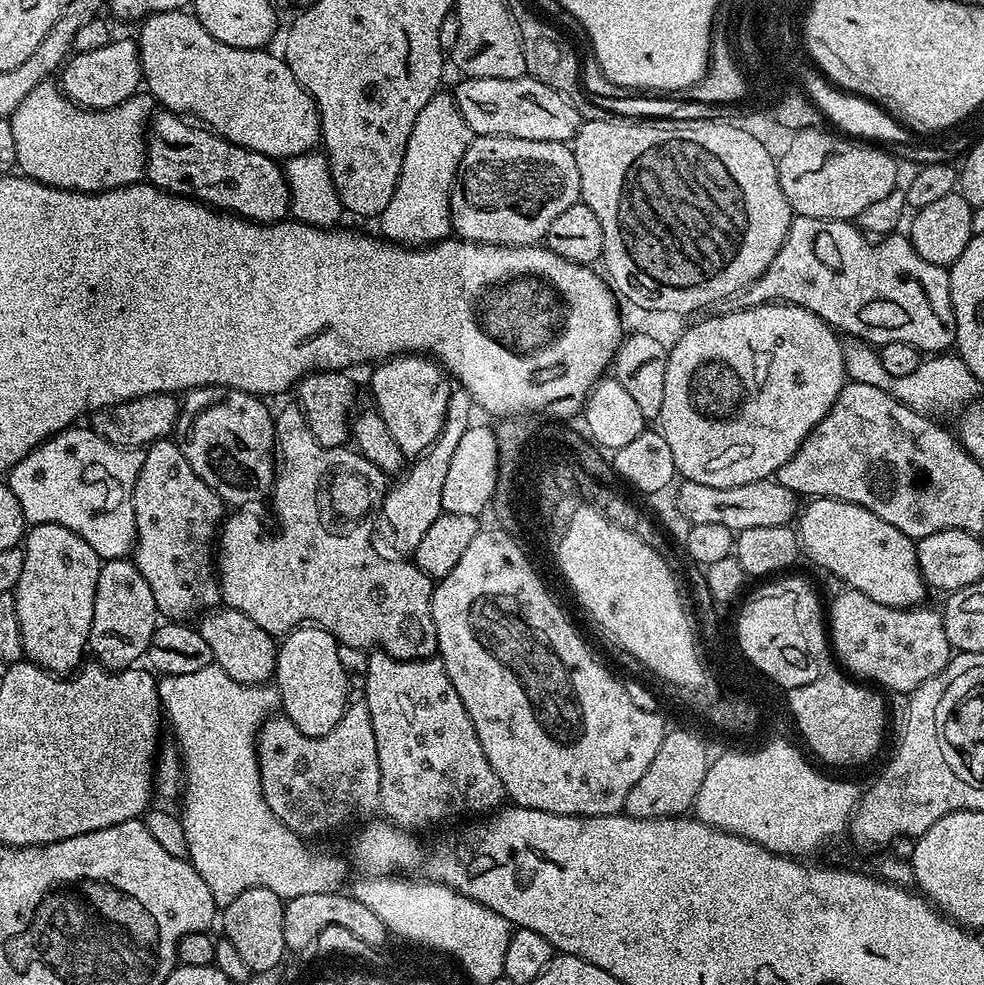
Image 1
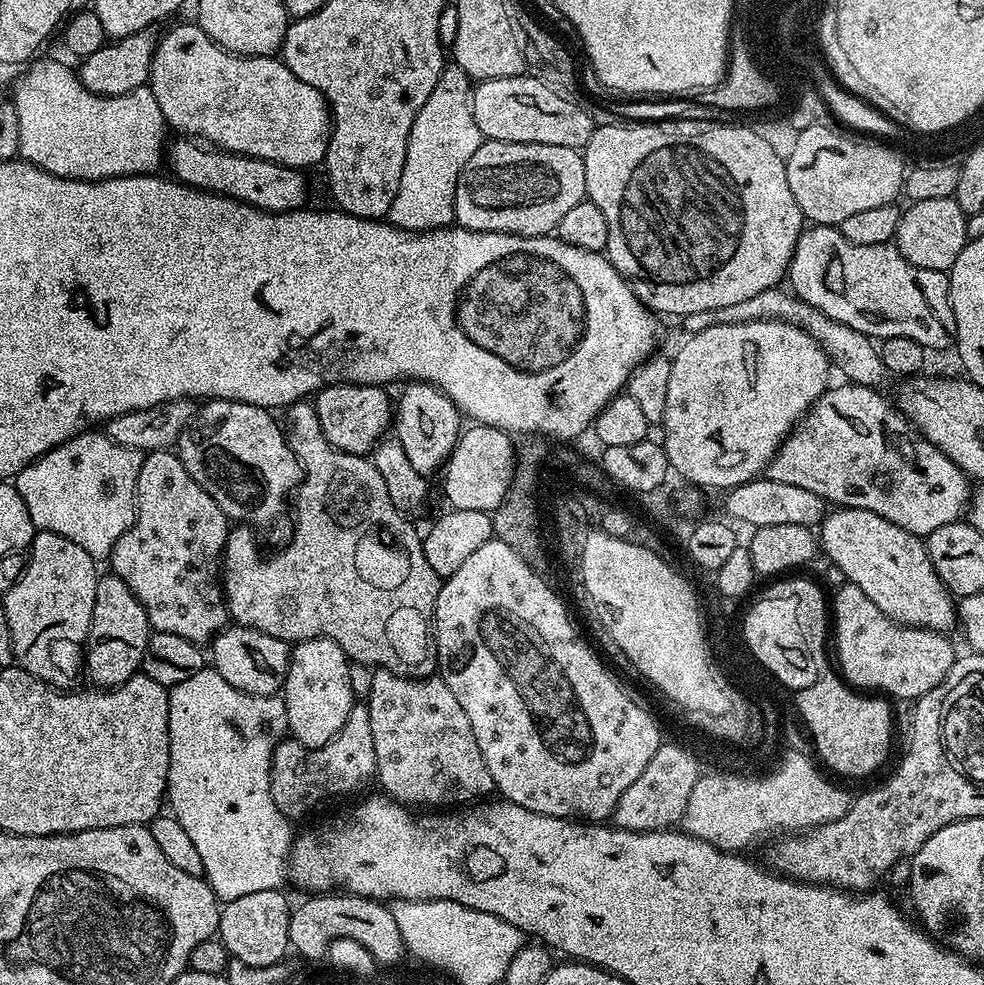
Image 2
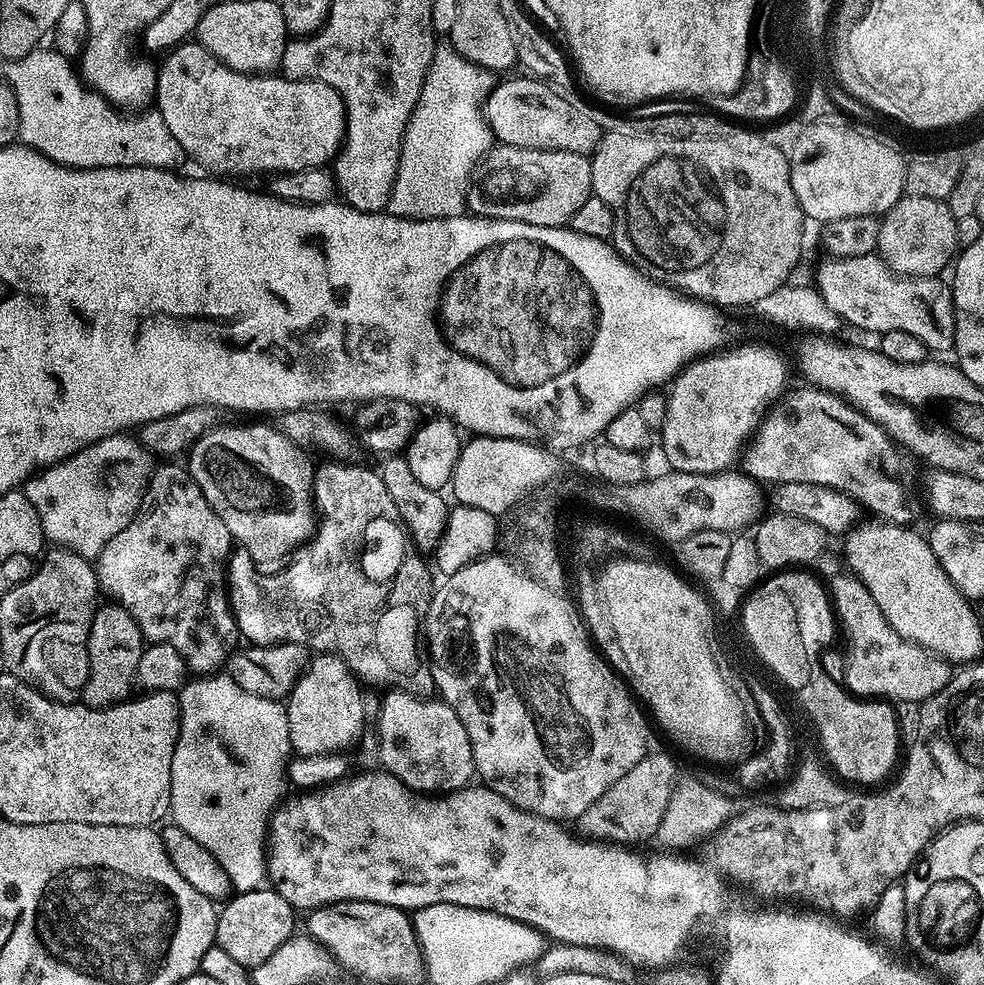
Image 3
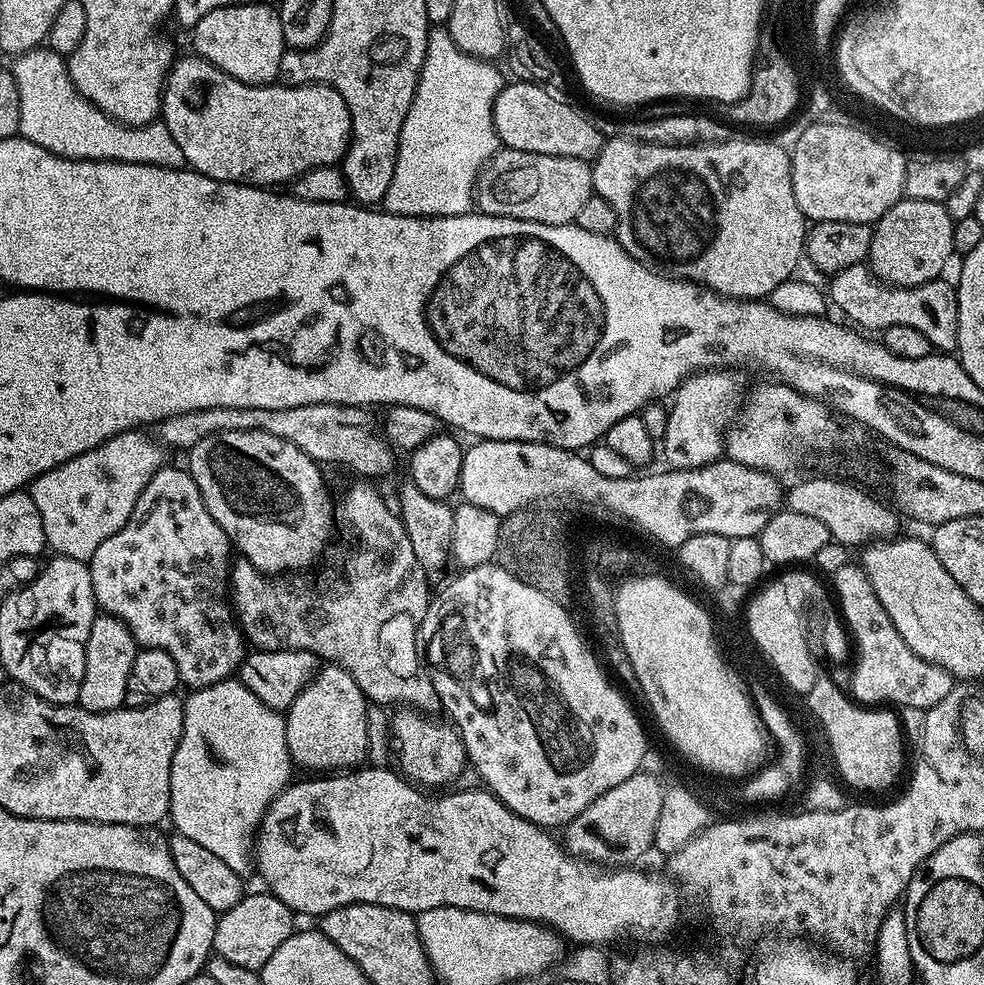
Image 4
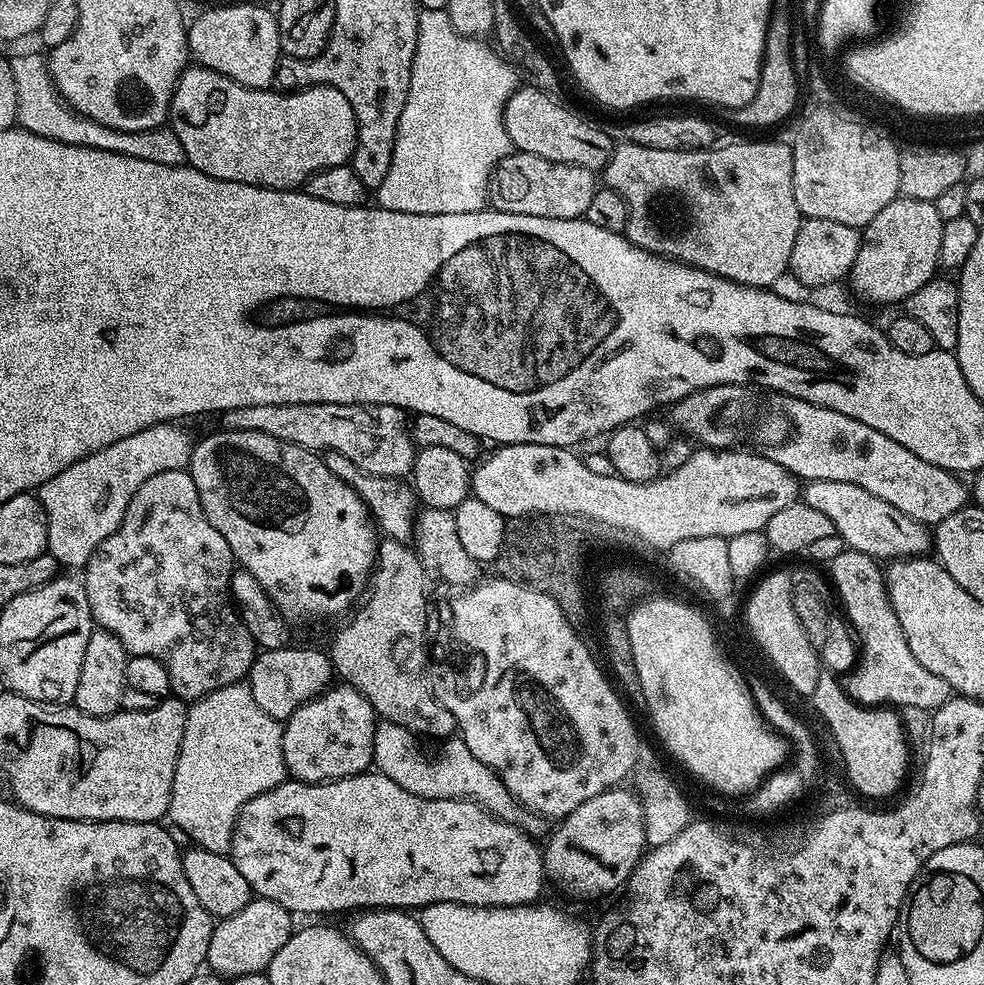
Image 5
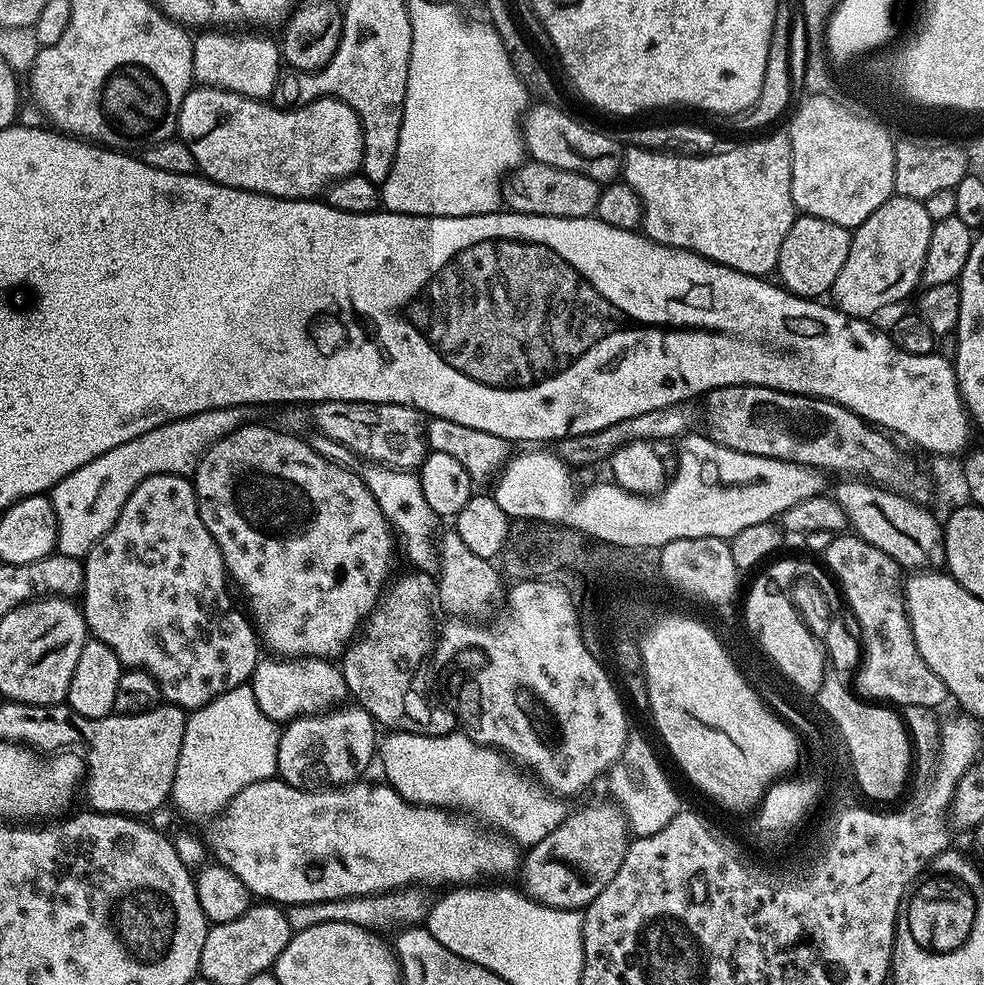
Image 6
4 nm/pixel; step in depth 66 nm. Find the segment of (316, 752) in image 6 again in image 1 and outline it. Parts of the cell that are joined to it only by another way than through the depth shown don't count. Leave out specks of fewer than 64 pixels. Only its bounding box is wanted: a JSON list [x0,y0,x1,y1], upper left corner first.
[274,626,350,736]

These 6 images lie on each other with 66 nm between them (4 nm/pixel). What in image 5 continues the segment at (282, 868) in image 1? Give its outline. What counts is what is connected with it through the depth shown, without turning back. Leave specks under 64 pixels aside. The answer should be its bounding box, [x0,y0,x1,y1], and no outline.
[168,682,284,853]

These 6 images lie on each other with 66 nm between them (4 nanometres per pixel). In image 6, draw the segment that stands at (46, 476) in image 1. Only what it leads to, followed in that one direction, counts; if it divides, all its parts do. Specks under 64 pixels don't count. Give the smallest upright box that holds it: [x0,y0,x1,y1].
[50,407,245,558]

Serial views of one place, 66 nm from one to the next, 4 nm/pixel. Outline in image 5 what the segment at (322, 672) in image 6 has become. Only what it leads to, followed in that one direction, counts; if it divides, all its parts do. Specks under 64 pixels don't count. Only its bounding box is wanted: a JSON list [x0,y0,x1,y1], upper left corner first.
[246,646,334,722]

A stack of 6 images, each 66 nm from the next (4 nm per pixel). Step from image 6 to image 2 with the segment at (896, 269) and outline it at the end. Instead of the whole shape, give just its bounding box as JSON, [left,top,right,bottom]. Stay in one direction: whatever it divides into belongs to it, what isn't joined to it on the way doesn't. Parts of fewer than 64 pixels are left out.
[894,196,968,272]

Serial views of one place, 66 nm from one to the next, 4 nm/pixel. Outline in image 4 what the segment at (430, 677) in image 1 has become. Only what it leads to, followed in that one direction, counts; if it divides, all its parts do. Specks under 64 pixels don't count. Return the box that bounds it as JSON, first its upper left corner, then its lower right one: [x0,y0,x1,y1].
[390,710,468,786]

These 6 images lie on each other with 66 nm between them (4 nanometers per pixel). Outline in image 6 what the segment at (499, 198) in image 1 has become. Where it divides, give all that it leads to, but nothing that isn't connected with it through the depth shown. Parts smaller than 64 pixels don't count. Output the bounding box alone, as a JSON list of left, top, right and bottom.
[502,162,600,218]

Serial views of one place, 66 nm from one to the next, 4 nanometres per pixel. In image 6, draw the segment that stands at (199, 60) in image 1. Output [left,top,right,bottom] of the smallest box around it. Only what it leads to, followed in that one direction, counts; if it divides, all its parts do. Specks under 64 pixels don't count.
[176,86,364,200]

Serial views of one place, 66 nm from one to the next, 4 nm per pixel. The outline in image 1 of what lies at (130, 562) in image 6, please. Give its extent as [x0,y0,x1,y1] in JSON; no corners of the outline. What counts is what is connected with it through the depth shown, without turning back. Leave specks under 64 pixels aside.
[132,439,226,622]

